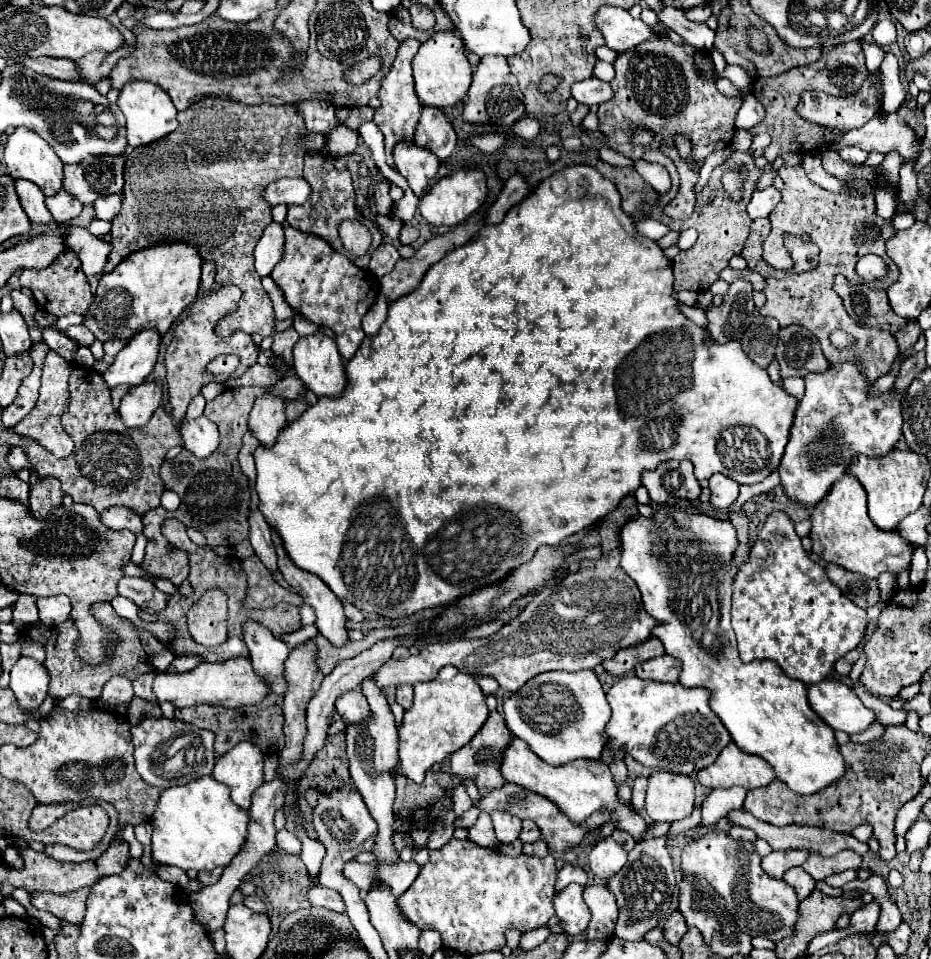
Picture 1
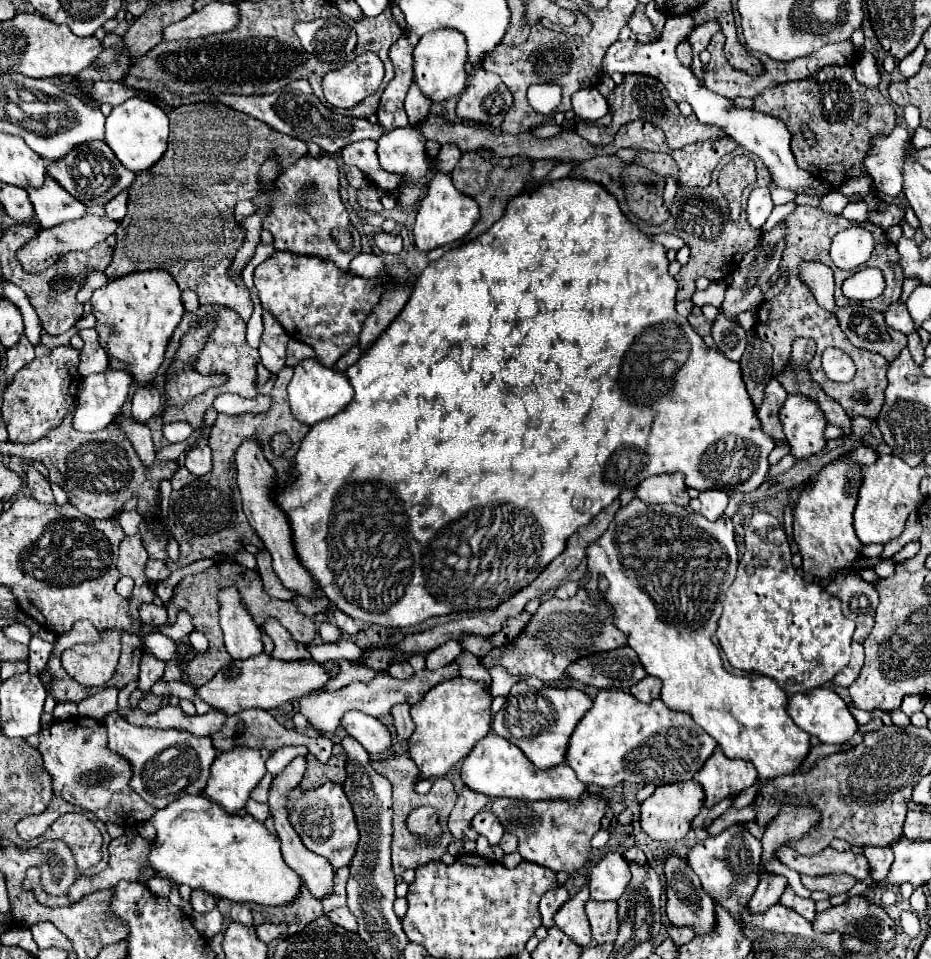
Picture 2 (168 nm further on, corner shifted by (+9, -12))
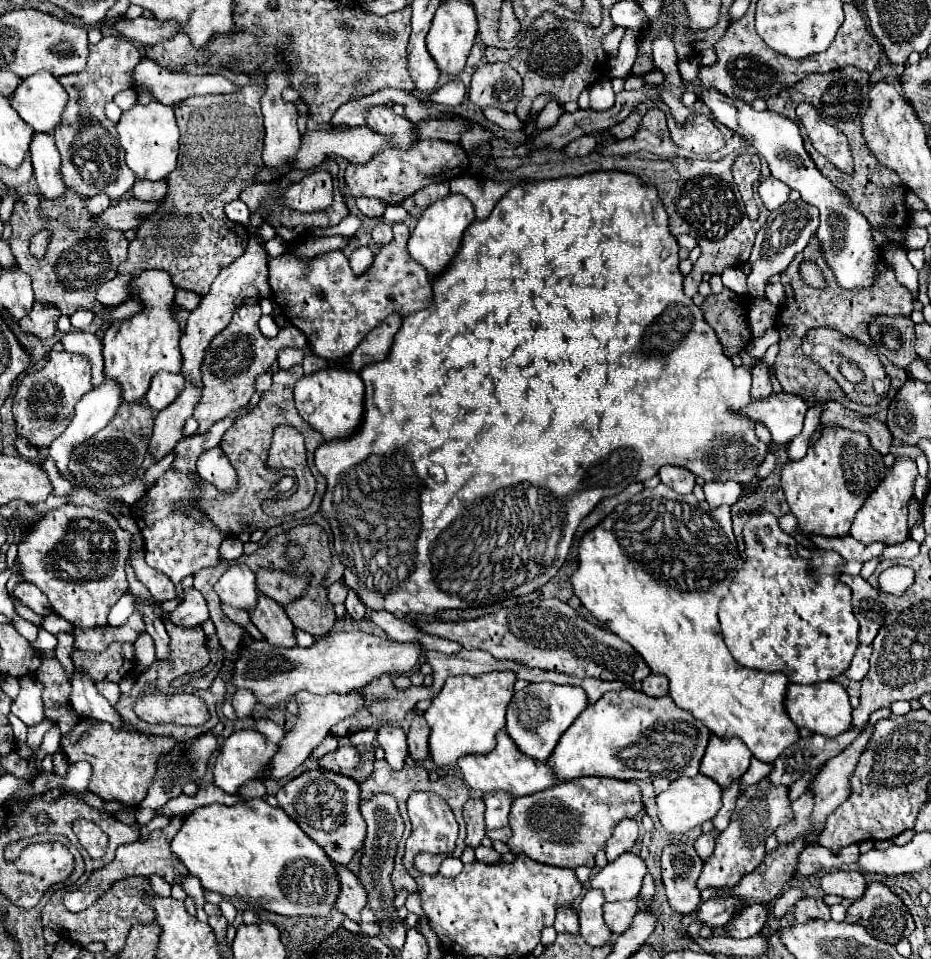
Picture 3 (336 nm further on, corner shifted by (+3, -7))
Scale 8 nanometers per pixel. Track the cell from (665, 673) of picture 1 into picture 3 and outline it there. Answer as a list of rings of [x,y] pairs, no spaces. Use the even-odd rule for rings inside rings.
[[[651,673],[641,683],[641,691],[647,693],[647,695],[651,695],[651,697],[663,697],[663,695],[667,695],[667,687],[669,687],[669,681],[663,675],[655,675],[655,673]]]

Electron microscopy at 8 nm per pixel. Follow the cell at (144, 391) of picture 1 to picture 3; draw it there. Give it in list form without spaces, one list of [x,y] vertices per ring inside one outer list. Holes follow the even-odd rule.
[[[161,371],[161,373],[157,373],[157,375],[153,377],[151,387],[149,387],[145,399],[147,399],[147,403],[149,403],[149,407],[151,407],[153,411],[161,411],[161,409],[165,409],[169,403],[175,401],[175,397],[181,393],[183,385],[185,385],[183,375],[179,375],[179,373],[173,375],[173,373]]]

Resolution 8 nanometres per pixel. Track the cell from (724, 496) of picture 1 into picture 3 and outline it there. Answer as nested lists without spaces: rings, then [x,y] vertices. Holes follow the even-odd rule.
[[[727,481],[727,483],[705,483],[703,491],[705,491],[707,503],[715,509],[715,507],[719,507],[723,503],[727,503],[727,505],[737,503],[737,499],[741,495],[741,485],[733,483],[733,481]]]

